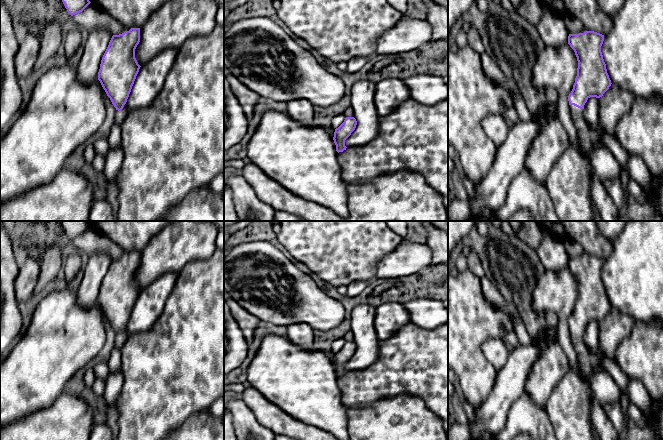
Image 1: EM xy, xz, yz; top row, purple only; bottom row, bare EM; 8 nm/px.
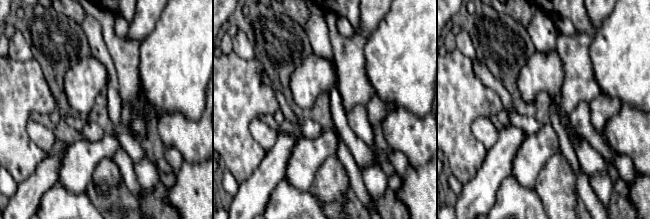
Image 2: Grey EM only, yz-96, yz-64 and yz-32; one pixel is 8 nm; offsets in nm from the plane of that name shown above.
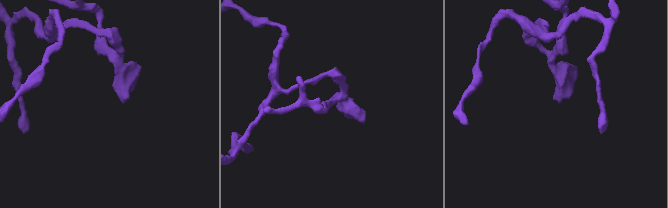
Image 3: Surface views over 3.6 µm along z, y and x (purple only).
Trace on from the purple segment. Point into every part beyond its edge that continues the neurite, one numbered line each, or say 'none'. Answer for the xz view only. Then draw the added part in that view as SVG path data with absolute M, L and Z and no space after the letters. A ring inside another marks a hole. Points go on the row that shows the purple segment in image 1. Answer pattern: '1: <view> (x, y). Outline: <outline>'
1: xz (414, 137). Outline: M448 98L432 106L408 99L392 114L380 117L379 133L371 142L347 147L337 160L347 183L365 184L404 169L421 174L443 197L448 219Z

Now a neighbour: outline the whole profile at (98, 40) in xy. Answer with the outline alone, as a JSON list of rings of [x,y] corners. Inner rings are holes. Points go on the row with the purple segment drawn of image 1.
[[[104,29],[89,32],[84,53],[76,68],[77,79],[82,84],[89,85],[98,79],[101,60],[111,38],[112,35]]]

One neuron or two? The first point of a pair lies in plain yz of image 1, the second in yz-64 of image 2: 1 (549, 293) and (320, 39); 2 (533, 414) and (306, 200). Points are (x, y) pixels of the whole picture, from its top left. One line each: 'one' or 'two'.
1: two
2: one

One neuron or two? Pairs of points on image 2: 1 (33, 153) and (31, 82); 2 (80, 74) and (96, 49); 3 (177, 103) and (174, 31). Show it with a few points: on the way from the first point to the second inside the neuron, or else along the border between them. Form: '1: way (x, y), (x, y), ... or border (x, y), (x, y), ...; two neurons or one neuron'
1: way (18, 136), (18, 100); one neuron
2: border (92, 55), (104, 65), (107, 73); two neurons
3: way (177, 85), (177, 49); one neuron

